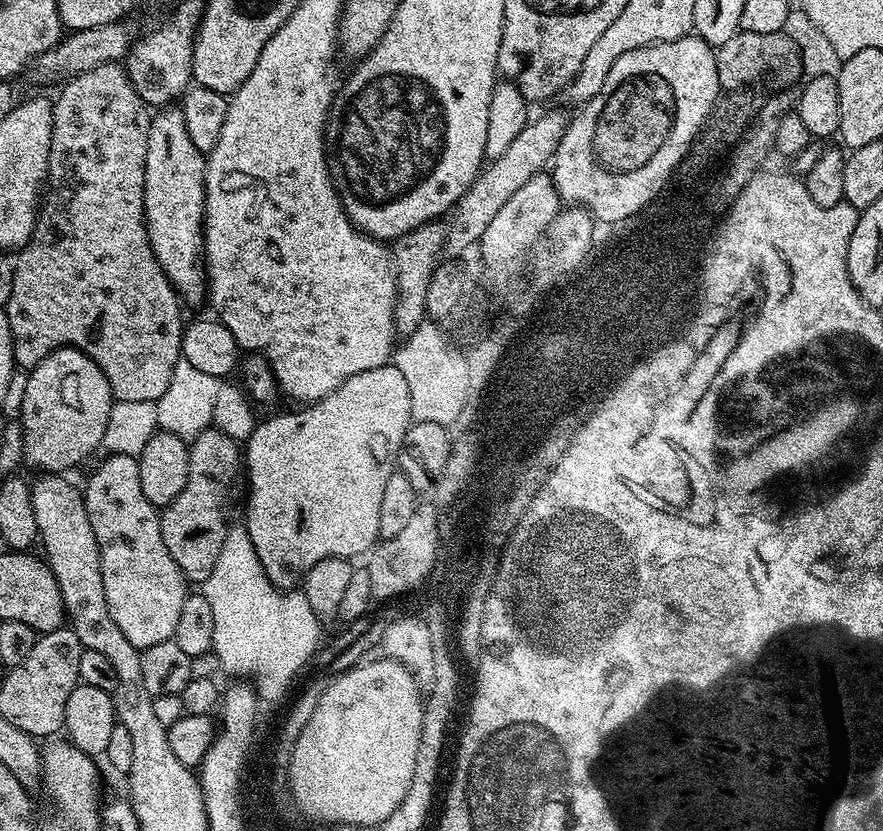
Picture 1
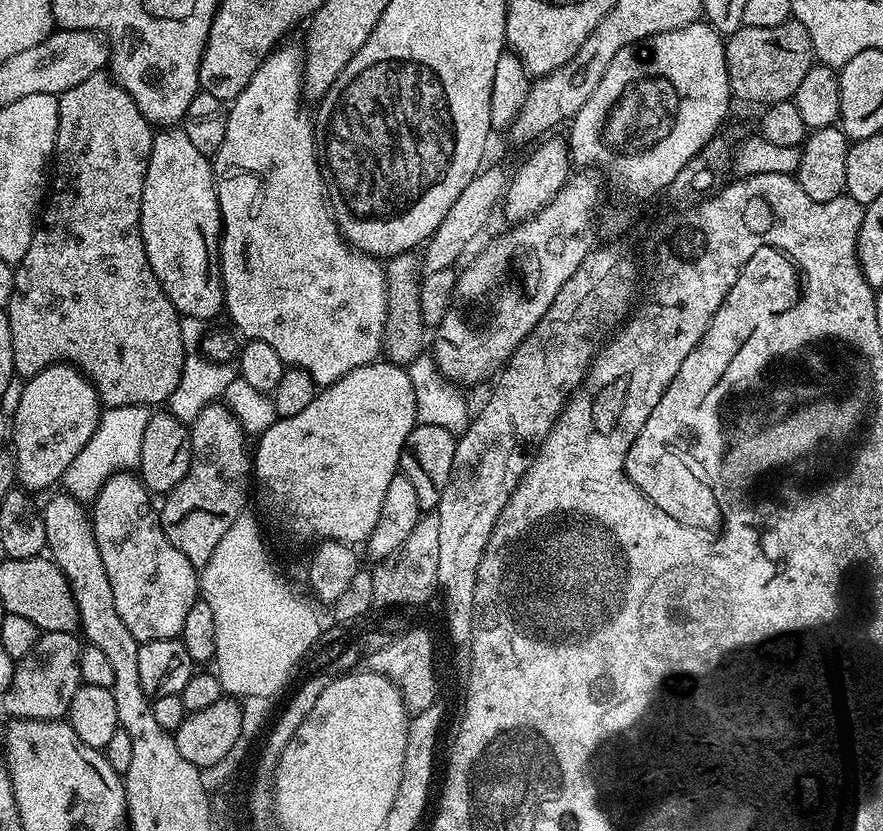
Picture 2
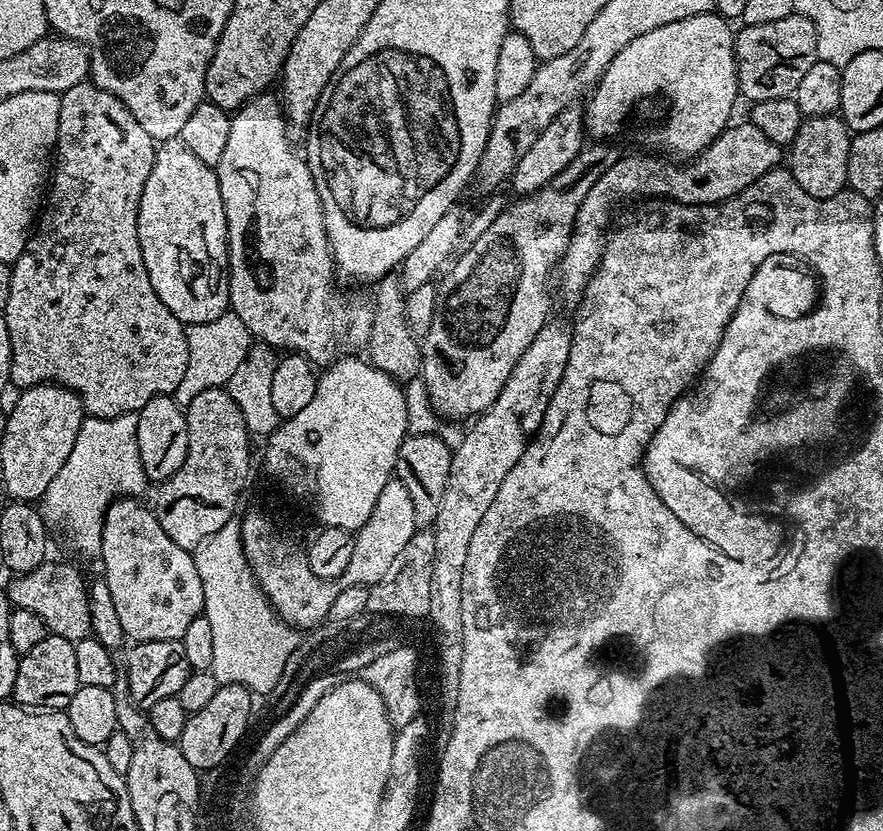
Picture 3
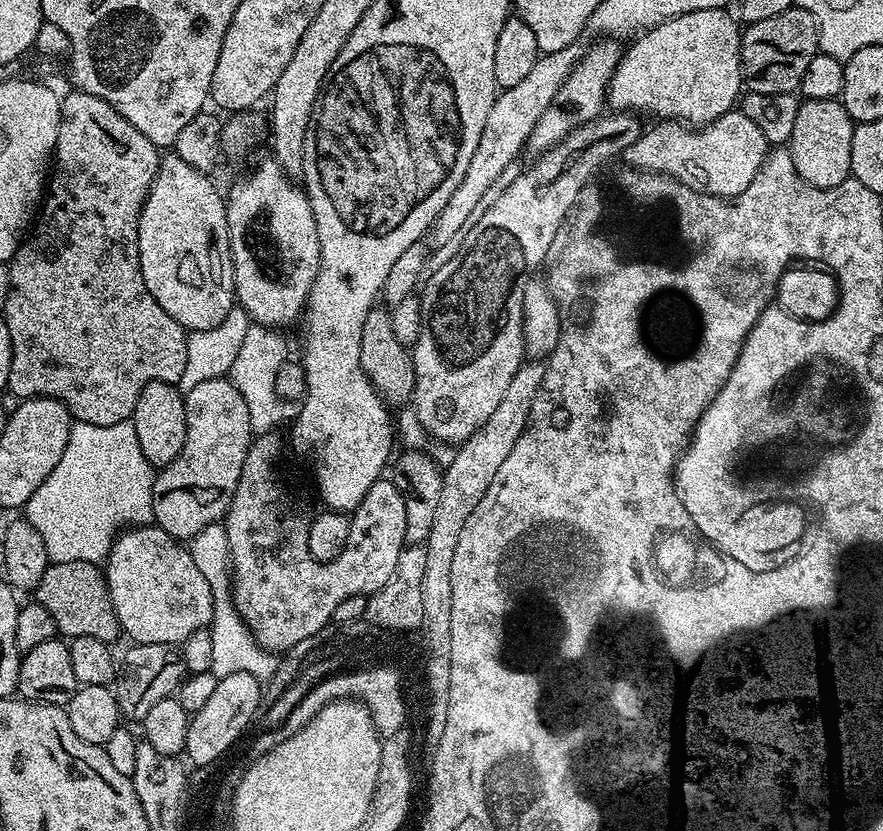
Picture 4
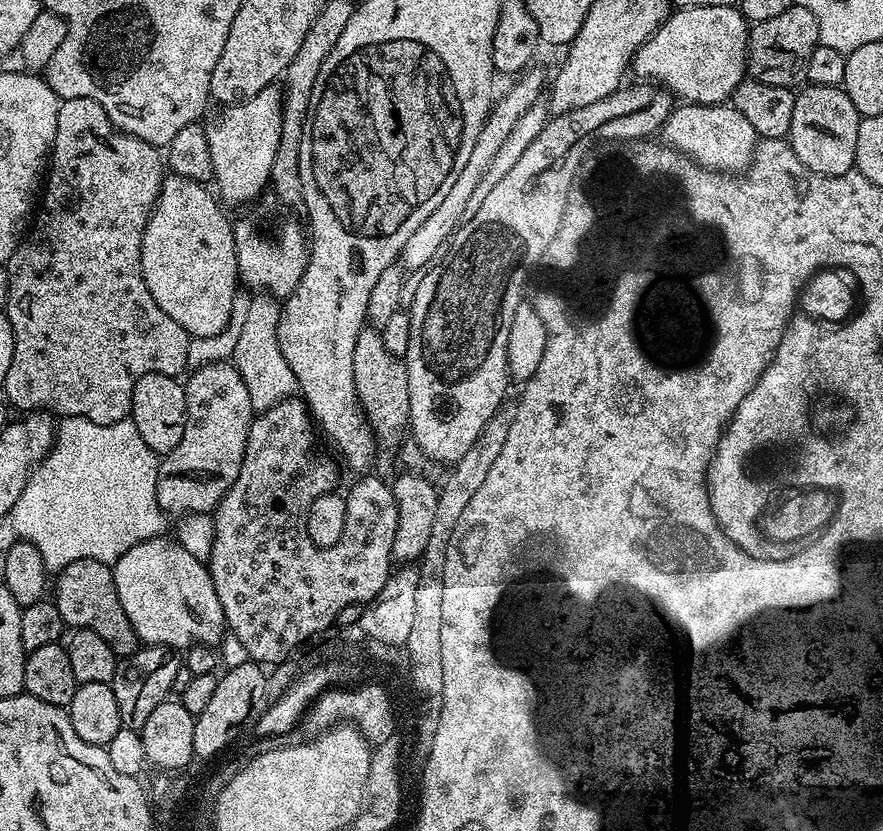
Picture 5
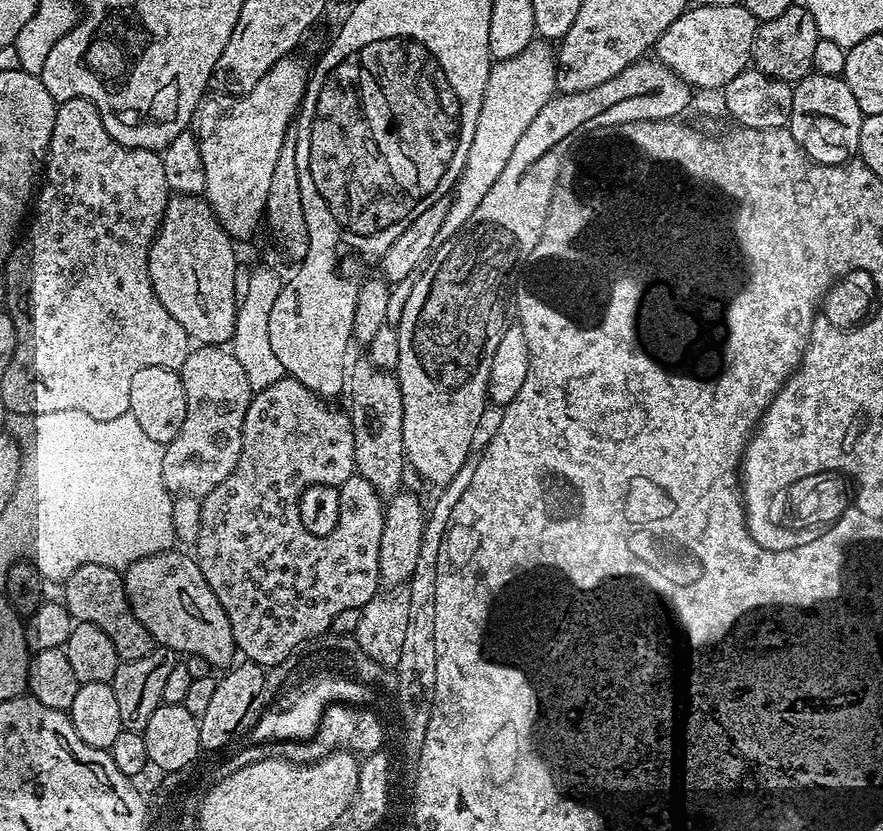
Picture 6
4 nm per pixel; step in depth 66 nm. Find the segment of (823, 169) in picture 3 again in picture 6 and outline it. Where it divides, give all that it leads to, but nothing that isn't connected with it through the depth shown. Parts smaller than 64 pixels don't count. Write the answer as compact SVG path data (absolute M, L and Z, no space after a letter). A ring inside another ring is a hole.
M812 72L795 81L792 93L794 106L790 106L787 129L808 157L820 164L846 164L859 153L865 117L858 110L858 102L843 76Z

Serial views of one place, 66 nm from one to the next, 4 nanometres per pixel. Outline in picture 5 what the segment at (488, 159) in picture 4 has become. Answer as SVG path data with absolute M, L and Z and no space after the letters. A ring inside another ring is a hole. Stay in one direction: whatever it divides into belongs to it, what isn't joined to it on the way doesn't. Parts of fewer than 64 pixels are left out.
M529 67L515 81L517 84L501 100L499 97L493 103L492 110L488 114L488 121L478 134L478 142L474 142L474 151L466 161L466 167L458 173L458 179L454 181L454 186L450 186L446 198L442 198L440 205L430 213L430 218L426 218L426 222L422 222L422 226L418 226L418 230L414 230L414 234L410 234L410 238L406 238L406 246L400 252L400 260L409 273L411 273L410 271L419 273L421 270L427 269L441 255L442 249L465 219L470 198L474 194L478 182L484 177L484 171L490 166L490 162L496 157L498 150L501 149L502 142L514 130L516 123L541 99L546 88L546 80L544 84L544 72L536 67Z

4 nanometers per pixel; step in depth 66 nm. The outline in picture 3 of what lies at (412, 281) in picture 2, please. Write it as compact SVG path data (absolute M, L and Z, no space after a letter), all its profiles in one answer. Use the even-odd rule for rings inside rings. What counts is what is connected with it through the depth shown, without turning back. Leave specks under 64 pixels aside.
M389 274L375 281L376 293L371 293L372 325L366 349L367 359L378 370L390 374L390 378L401 382L410 381L420 376L421 341L408 329L404 321L406 310L405 290L400 284L399 275Z

